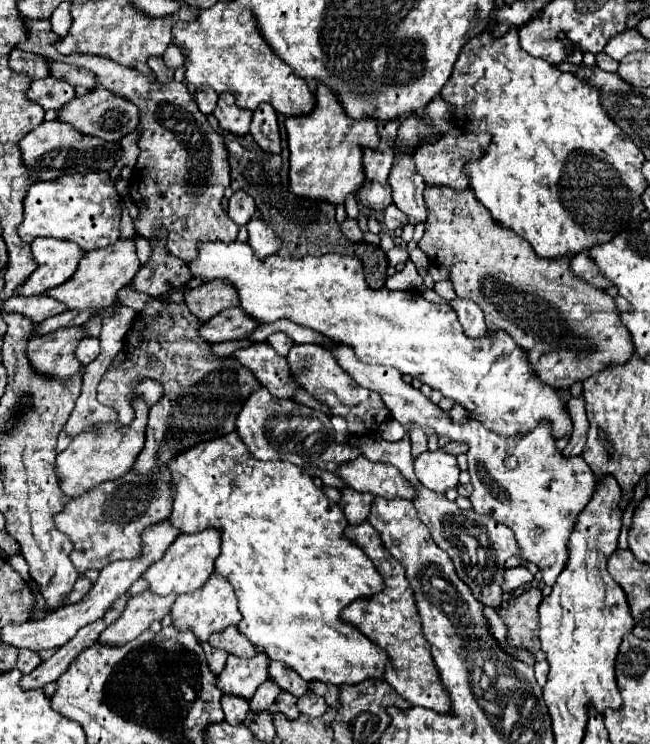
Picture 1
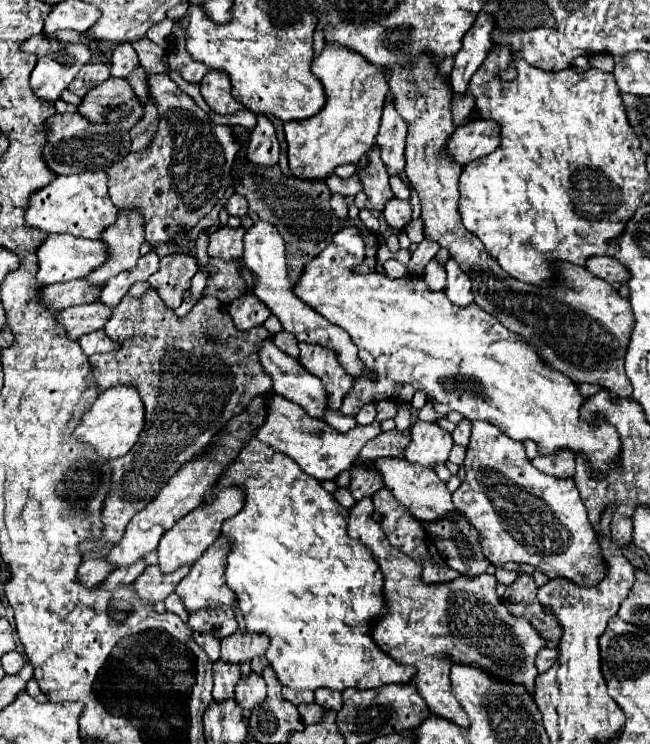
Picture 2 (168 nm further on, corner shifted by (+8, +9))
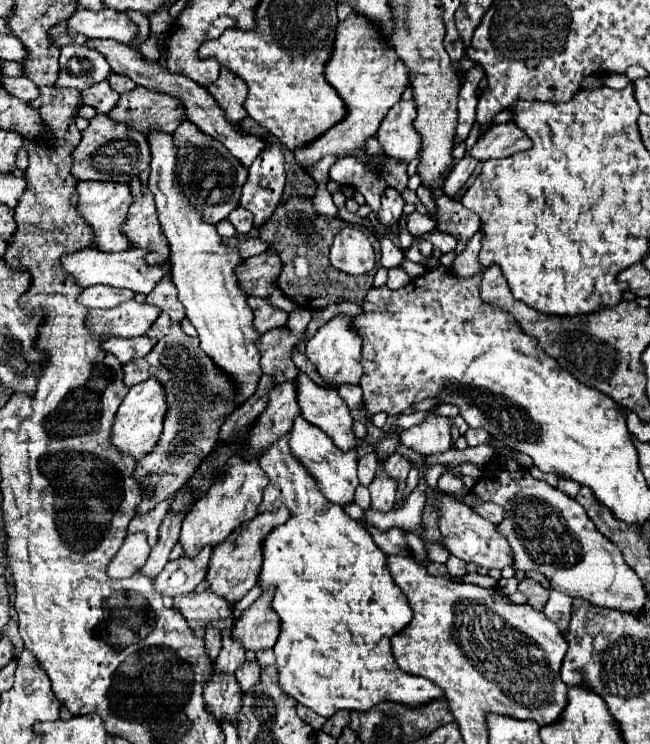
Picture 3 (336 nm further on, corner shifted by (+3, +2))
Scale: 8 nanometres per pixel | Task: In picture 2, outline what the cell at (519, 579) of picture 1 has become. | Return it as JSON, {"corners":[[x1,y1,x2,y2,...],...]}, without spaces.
{"corners":[[365,496,351,508,347,520,349,534,371,548,373,558,385,576,383,592,387,600,387,614,373,630,373,640,395,662,417,668,413,686,421,690,421,696,429,702,429,710,457,726,469,728,467,714,451,690,451,662,479,666,493,678,511,684,519,682,529,694,535,694,535,678,539,676,535,658,545,648,545,640,525,616,511,614,499,600,495,594,495,576,459,576,445,584,421,582,423,568,389,544,381,526,371,518,373,510,371,496]]}

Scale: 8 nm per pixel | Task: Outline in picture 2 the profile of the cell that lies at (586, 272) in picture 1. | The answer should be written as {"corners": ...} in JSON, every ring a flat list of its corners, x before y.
{"corners":[[609,256,589,258,587,270,593,276,597,276,597,278,609,282,609,284,613,284,613,282,625,284,629,280,629,270,621,262,617,262,617,258,609,258]]}

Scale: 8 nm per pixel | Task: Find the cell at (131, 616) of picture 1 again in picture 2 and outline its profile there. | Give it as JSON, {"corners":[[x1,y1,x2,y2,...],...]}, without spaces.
{"corners":[[157,564,147,566,145,572,135,580,135,592,143,602,149,602,149,604,165,600,175,590,175,586,189,574,189,570,191,570,191,564,185,564,175,572,163,574]]}

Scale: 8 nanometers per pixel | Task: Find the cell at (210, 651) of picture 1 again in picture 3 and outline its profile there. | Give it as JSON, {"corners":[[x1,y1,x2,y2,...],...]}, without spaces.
{"corners":[[208,627,206,635,204,635,204,641,206,641,206,653,214,661,218,657,220,649,222,649,222,635,220,635,220,631]]}

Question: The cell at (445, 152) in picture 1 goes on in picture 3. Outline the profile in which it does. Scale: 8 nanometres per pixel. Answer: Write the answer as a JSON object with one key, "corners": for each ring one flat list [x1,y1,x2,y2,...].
{"corners":[[502,123,492,125,472,149,468,149,468,155,476,161,488,161,488,159,502,159,510,157,518,151,530,149,528,135,518,129,514,123]]}

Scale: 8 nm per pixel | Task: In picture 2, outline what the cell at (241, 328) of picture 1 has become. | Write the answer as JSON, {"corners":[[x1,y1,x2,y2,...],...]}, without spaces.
{"corners":[[245,292,229,304,229,316,239,330,249,330,261,326,271,316,271,312,253,292]]}

